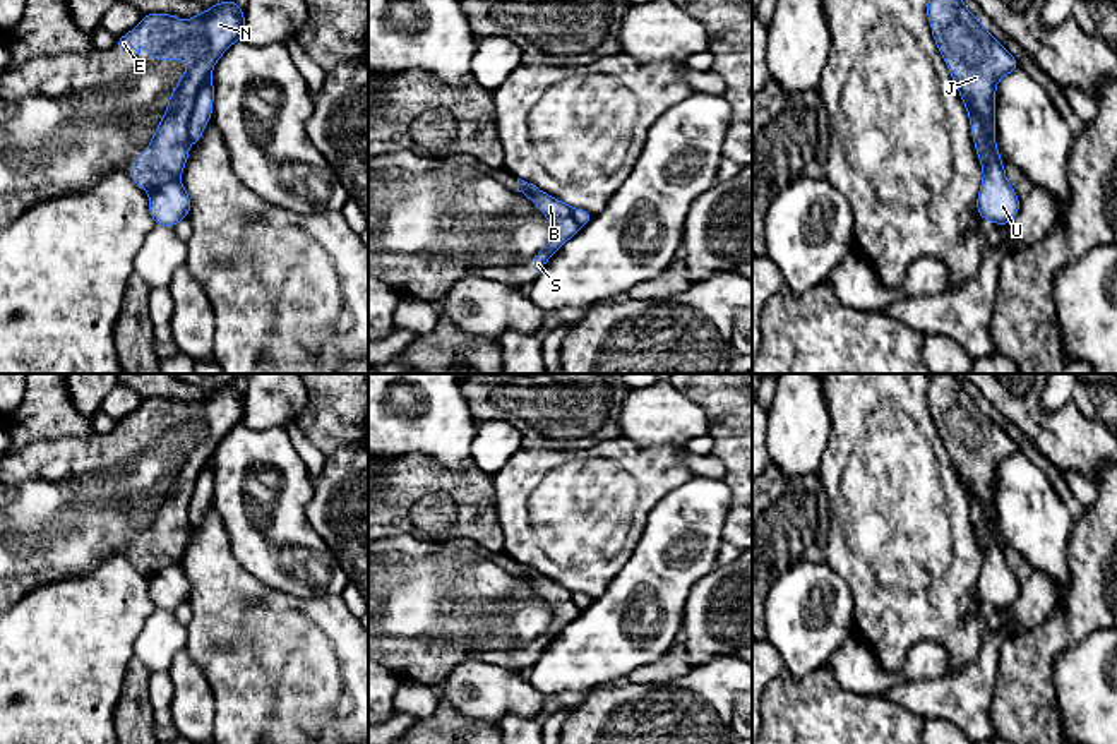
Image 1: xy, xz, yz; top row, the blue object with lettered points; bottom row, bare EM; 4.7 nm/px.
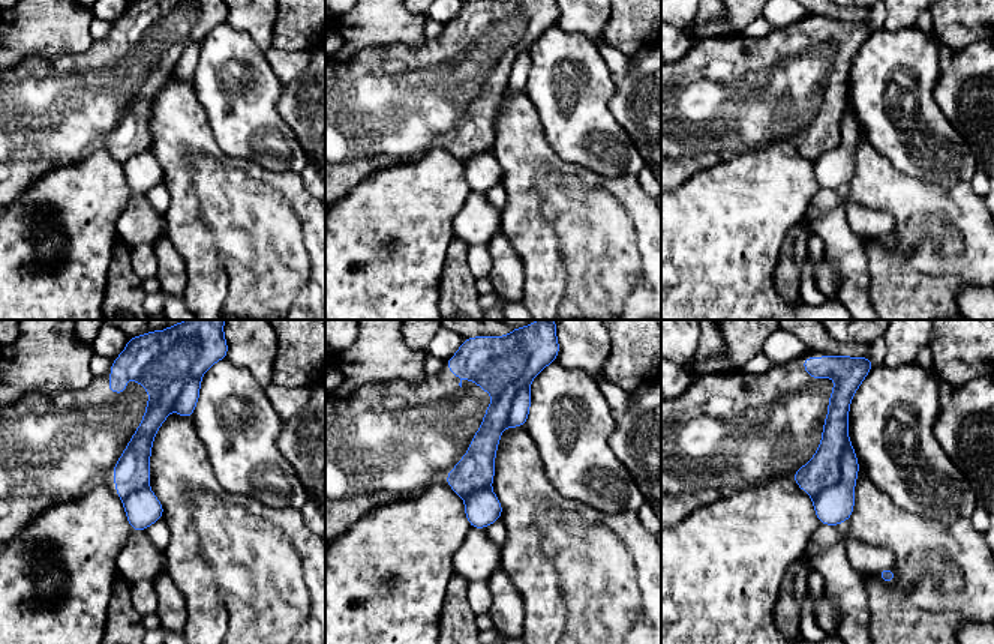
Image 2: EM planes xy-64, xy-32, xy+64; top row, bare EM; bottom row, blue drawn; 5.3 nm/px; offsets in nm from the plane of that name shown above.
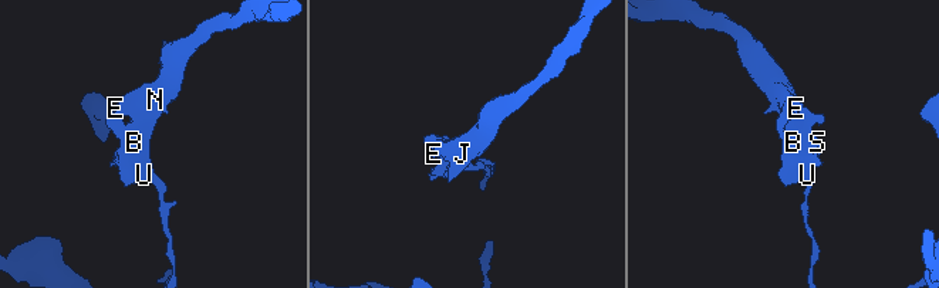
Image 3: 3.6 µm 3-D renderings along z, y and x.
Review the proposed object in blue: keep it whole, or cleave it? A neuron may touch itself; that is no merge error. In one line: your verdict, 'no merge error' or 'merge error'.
merge error

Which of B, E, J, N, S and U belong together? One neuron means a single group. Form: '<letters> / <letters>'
B E J N S / U

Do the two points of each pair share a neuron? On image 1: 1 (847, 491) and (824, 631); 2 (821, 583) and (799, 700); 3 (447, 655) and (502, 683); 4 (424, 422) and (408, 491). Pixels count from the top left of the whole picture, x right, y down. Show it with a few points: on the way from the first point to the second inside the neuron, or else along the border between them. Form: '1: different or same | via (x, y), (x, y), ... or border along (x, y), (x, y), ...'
1: different | border along (824, 559), (845, 582), (855, 606)
2: different | border along (828, 662), (797, 679), (783, 671)
3: different | border along (502, 666), (465, 660), (437, 688)
4: different | border along (388, 458), (427, 455), (454, 468)

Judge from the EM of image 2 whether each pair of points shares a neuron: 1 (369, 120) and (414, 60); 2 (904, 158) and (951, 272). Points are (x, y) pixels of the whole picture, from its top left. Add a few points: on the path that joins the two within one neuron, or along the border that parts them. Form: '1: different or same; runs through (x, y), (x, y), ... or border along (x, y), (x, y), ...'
1: same; runs through (384, 105), (414, 75)
2: different; border along (883, 156), (901, 173), (946, 186)

